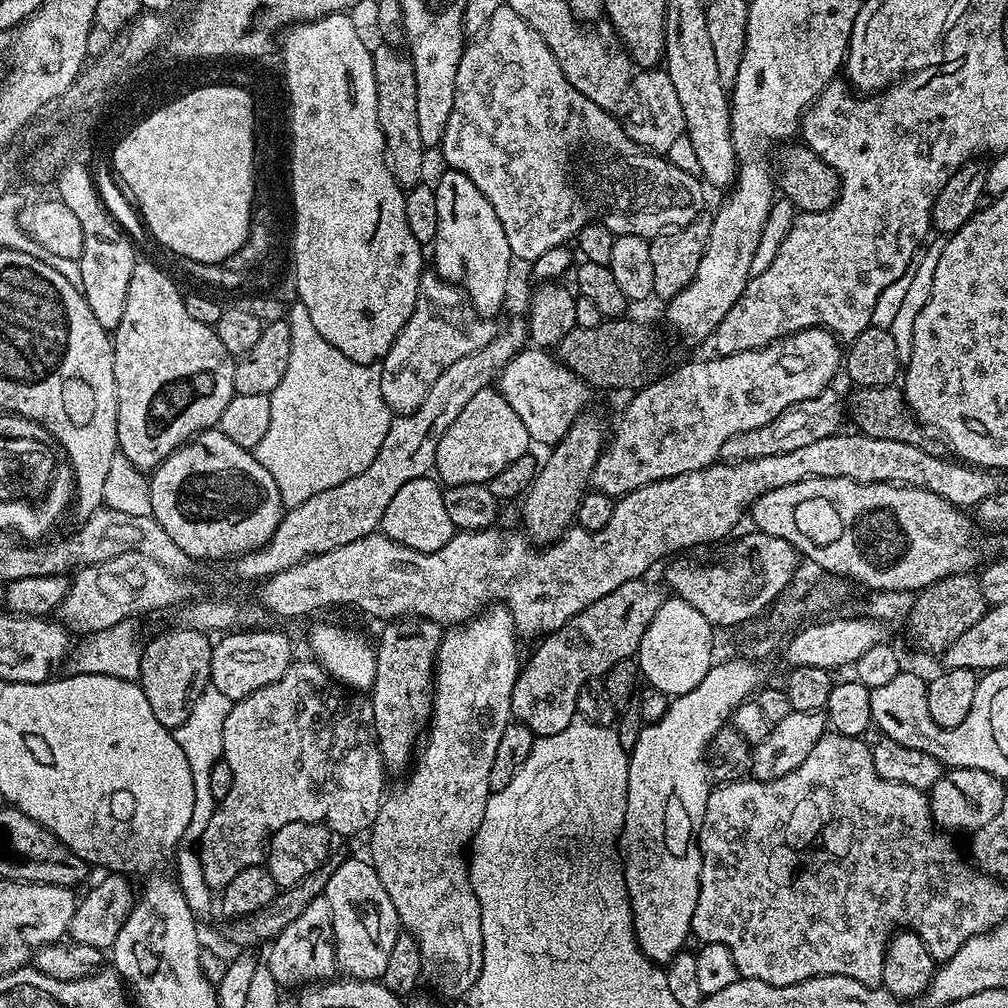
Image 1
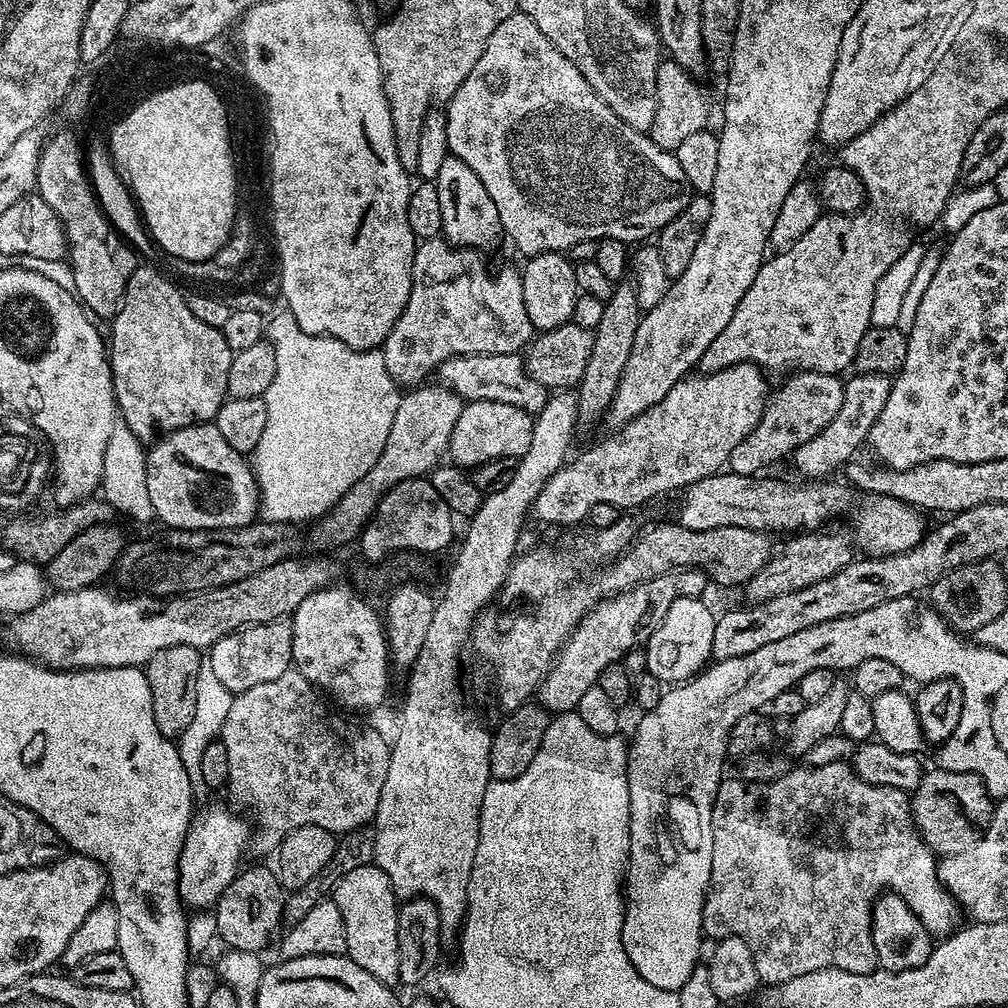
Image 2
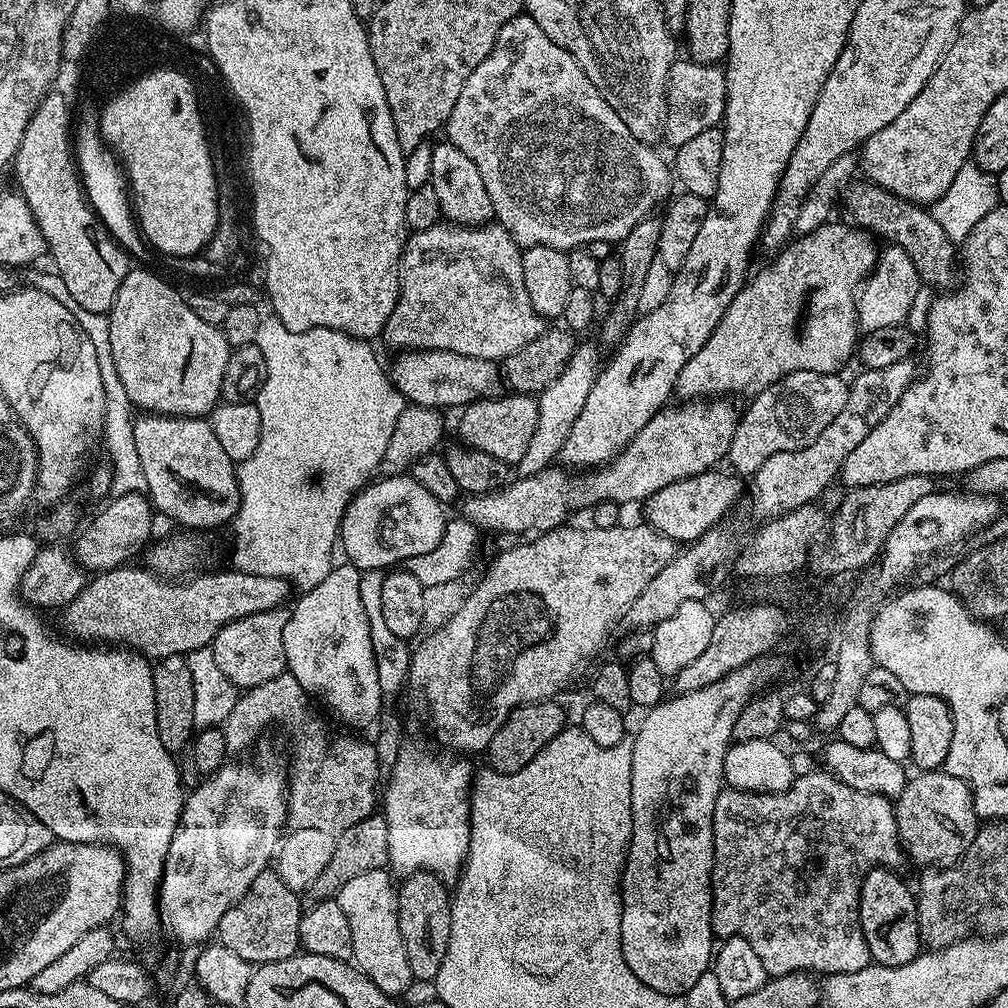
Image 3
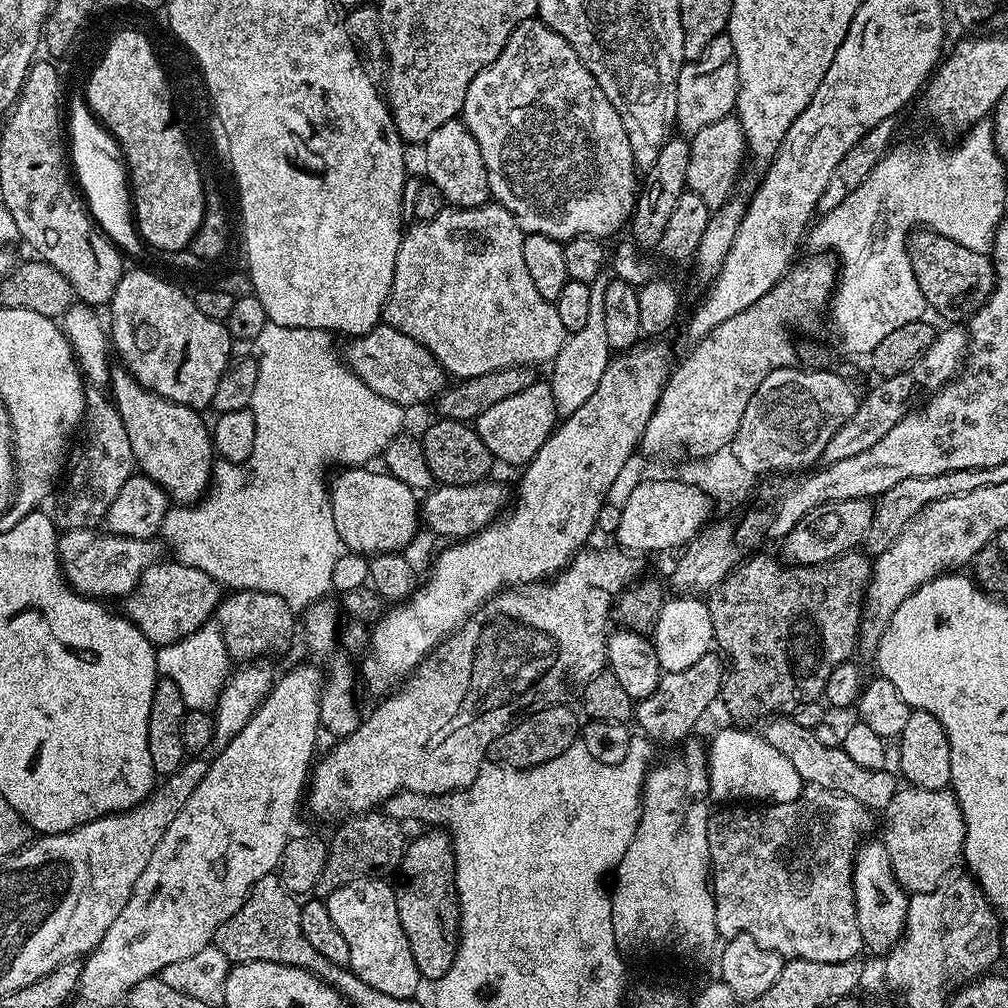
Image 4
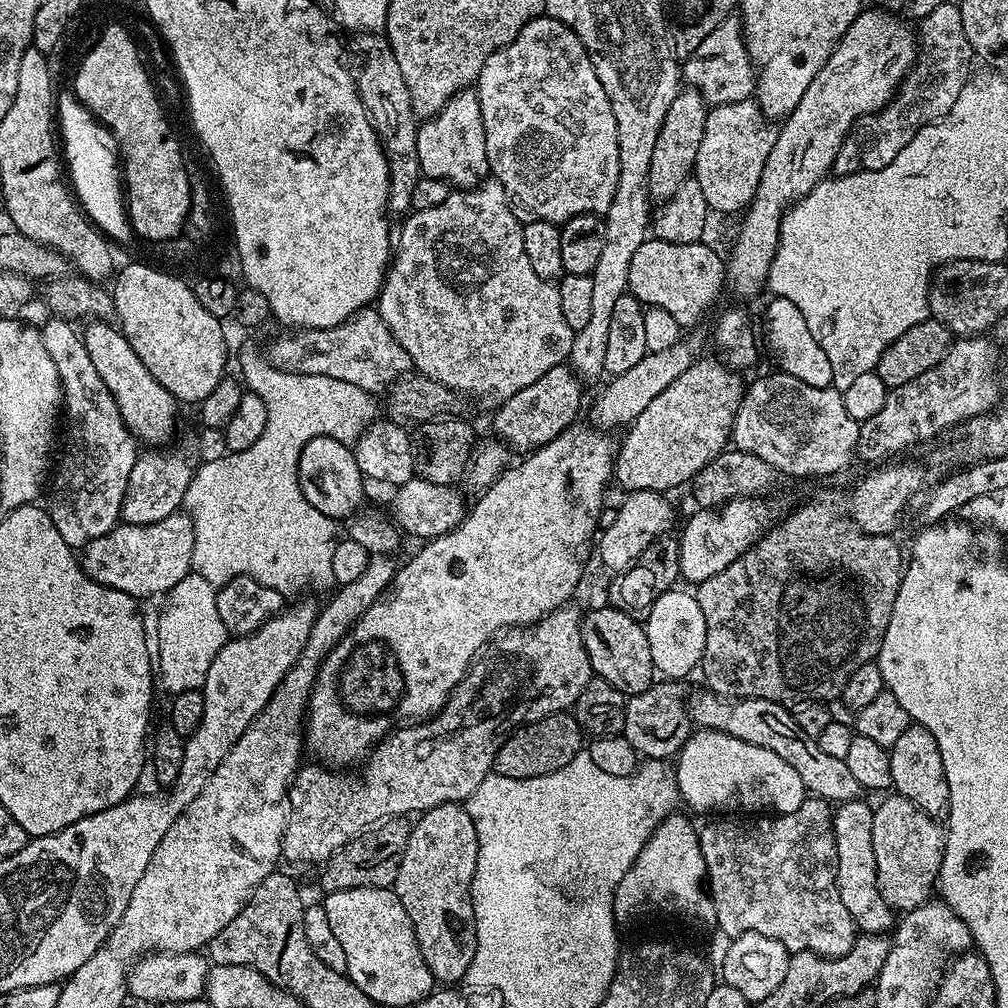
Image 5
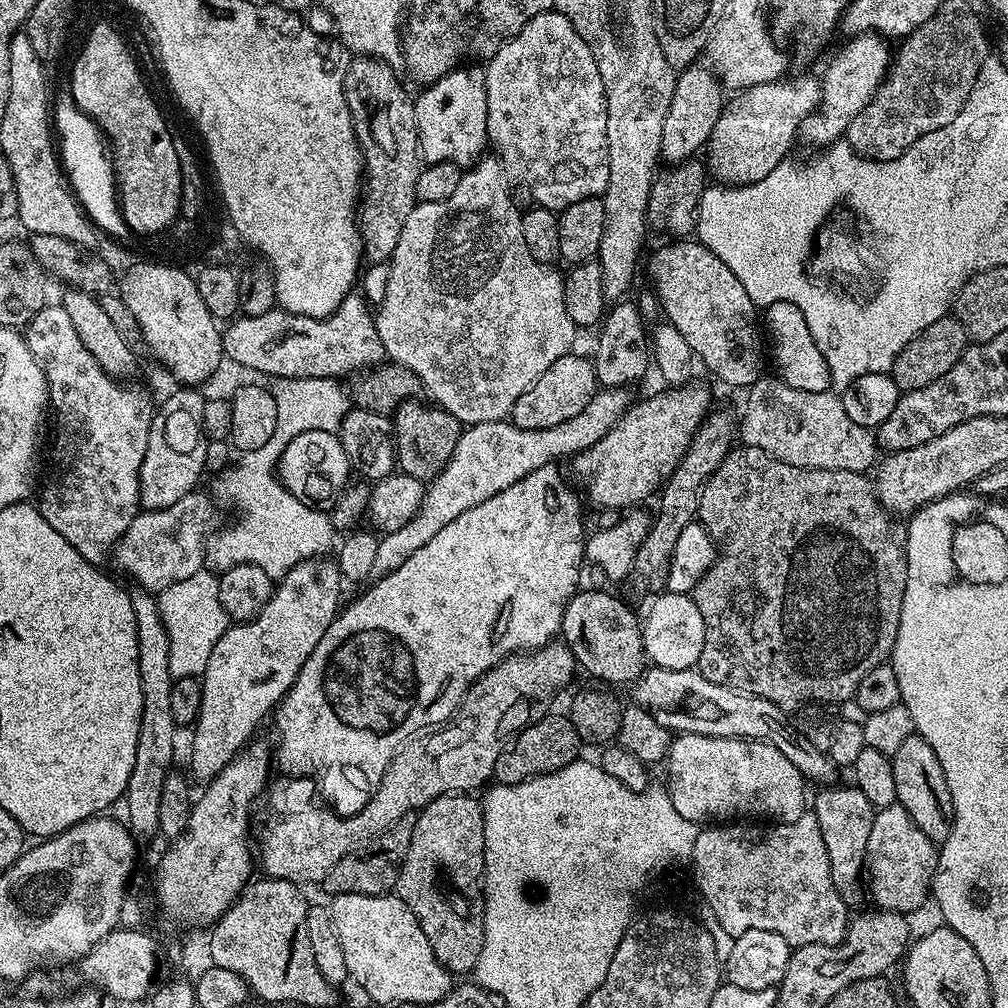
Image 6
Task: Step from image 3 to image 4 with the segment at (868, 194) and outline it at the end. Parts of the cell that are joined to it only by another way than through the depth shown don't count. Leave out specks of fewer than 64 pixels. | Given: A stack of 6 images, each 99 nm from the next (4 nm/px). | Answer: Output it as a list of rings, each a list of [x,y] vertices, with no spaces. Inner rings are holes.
[[[921,226],[909,232],[908,257],[910,266],[914,270],[914,278],[918,278],[918,290],[922,290],[925,305],[931,311],[933,308],[944,319],[944,322],[967,321],[990,298],[996,285],[996,271],[992,265],[991,255],[970,250],[962,246],[959,239],[942,232],[933,232],[930,228]]]

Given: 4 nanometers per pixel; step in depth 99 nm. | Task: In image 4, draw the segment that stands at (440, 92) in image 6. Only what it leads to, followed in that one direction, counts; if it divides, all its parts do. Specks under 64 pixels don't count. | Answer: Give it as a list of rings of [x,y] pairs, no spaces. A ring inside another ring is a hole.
[[[463,119],[442,122],[442,126],[438,126],[438,130],[434,130],[434,134],[430,134],[428,141],[422,145],[422,152],[427,179],[442,190],[445,201],[451,207],[477,208],[489,203],[492,191],[482,162],[482,150],[478,150],[478,142],[474,142]]]

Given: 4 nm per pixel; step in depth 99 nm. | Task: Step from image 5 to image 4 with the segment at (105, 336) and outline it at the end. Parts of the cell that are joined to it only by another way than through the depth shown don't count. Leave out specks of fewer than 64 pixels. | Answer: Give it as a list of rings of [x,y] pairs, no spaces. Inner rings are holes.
[[[123,366],[111,369],[110,399],[116,405],[130,438],[135,467],[164,487],[164,493],[181,505],[197,503],[207,493],[214,467],[214,445],[209,425],[195,408],[170,402],[149,388],[142,387]]]

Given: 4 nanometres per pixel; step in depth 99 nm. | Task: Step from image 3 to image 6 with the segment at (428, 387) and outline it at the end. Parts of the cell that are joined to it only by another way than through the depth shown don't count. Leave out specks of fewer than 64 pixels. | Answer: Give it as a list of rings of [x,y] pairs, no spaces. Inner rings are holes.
[[[359,291],[348,293],[346,299],[340,303],[338,310],[334,310],[322,320],[315,320],[309,316],[296,316],[292,312],[273,310],[257,316],[241,315],[233,319],[223,329],[224,354],[230,361],[241,364],[250,371],[260,371],[264,376],[283,378],[286,380],[301,380],[302,378],[341,378],[351,377],[369,368],[385,363],[386,355],[382,338],[378,338],[376,321],[369,305]]]

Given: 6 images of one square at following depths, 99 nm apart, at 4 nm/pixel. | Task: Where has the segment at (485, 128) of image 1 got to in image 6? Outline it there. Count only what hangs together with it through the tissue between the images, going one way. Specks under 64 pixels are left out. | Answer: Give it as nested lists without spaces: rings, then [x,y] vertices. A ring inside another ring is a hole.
[[[550,11],[538,14],[530,18],[518,30],[514,39],[506,41],[491,60],[487,61],[484,73],[486,82],[486,94],[488,95],[488,105],[486,106],[486,126],[488,127],[488,142],[491,151],[498,157],[504,166],[505,173],[517,189],[528,192],[532,199],[531,203],[538,208],[551,208],[553,210],[563,210],[574,202],[582,202],[586,198],[595,196],[603,197],[606,186],[610,182],[610,158],[608,157],[608,139],[606,138],[606,118],[608,117],[608,107],[606,106],[606,94],[602,86],[602,74],[598,74],[598,62],[594,62],[594,54],[590,46],[574,30],[574,26],[565,18],[561,12]]]

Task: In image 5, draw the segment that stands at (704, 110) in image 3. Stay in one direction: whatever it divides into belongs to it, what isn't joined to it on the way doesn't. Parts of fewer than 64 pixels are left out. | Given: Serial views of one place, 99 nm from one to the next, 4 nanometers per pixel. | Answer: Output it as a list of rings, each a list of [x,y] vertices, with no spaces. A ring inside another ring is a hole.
[[[736,14],[714,26],[714,30],[702,38],[702,46],[698,46],[698,50],[694,50],[682,64],[683,83],[687,87],[697,88],[712,106],[749,99],[755,93],[757,75],[758,69],[752,63],[752,55],[744,43],[744,26]]]

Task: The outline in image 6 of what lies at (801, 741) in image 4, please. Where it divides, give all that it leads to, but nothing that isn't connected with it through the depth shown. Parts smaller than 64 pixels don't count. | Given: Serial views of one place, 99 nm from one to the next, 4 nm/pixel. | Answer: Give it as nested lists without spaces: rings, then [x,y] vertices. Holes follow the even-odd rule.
[[[649,667],[644,675],[640,676],[631,685],[630,691],[639,707],[644,708],[655,718],[663,728],[676,734],[690,736],[734,736],[750,740],[761,740],[764,744],[774,746],[794,762],[796,769],[804,776],[805,781],[816,783],[816,786],[832,786],[837,783],[838,769],[835,762],[828,757],[827,751],[809,738],[807,731],[791,728],[788,725],[789,713],[783,708],[774,706],[766,698],[751,696],[745,692],[735,692],[732,688],[722,686],[718,682],[710,682],[696,668],[670,670],[669,668]]]

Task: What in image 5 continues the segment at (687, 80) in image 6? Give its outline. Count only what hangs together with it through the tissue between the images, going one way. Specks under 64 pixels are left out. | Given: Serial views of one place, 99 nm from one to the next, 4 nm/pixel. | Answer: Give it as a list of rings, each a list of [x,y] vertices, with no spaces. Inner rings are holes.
[[[687,86],[681,87],[674,102],[670,102],[670,110],[666,110],[662,130],[658,130],[658,142],[654,142],[654,155],[650,158],[648,199],[653,205],[659,206],[674,198],[674,194],[678,194],[678,186],[682,186],[682,182],[686,182],[693,175],[698,146],[706,131],[709,107],[708,101],[697,88]]]

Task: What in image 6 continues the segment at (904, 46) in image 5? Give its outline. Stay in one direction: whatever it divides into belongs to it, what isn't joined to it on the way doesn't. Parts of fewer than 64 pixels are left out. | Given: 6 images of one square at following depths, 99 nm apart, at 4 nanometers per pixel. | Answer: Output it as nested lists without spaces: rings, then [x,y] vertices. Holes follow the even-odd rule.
[[[864,32],[847,42],[849,44],[829,62],[822,75],[818,107],[800,123],[800,136],[808,144],[827,146],[841,139],[849,120],[854,120],[874,98],[893,61],[893,53],[888,53],[889,41],[875,32]]]

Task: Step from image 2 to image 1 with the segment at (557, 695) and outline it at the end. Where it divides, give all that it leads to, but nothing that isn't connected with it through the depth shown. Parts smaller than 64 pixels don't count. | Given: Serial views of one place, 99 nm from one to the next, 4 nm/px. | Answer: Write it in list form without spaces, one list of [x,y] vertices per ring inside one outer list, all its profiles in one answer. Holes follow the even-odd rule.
[[[643,579],[631,580],[618,590],[598,598],[573,620],[549,632],[539,641],[528,661],[517,671],[512,691],[512,713],[517,721],[532,731],[533,737],[558,734],[577,715],[576,699],[585,682],[592,676],[603,677],[615,664],[635,657],[640,639],[650,626],[650,618],[666,598],[665,593],[644,584]]]

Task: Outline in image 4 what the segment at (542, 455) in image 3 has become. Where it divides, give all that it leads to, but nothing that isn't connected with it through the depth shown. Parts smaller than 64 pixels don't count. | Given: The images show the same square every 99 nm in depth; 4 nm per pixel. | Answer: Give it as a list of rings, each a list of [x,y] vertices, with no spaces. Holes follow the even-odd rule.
[[[601,274],[597,280],[593,280],[590,290],[590,314],[583,324],[582,330],[567,333],[562,350],[558,350],[556,359],[551,361],[552,377],[550,383],[554,402],[556,403],[556,415],[563,418],[574,414],[594,390],[598,390],[598,382],[602,382],[602,374],[606,374],[606,366],[613,355],[612,347],[606,342],[606,314],[602,314],[602,302],[606,294],[606,286],[609,277]]]

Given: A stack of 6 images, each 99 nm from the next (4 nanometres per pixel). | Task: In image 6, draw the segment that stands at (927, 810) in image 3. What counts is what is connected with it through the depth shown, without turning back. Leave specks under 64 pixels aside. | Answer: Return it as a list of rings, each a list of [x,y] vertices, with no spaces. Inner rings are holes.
[[[891,804],[879,809],[872,817],[870,826],[870,842],[866,842],[866,884],[870,896],[876,899],[875,907],[886,912],[903,912],[913,914],[929,899],[932,891],[932,879],[936,873],[936,857],[938,855],[937,841],[926,838],[918,826],[914,826],[914,818],[906,814],[901,804]]]

